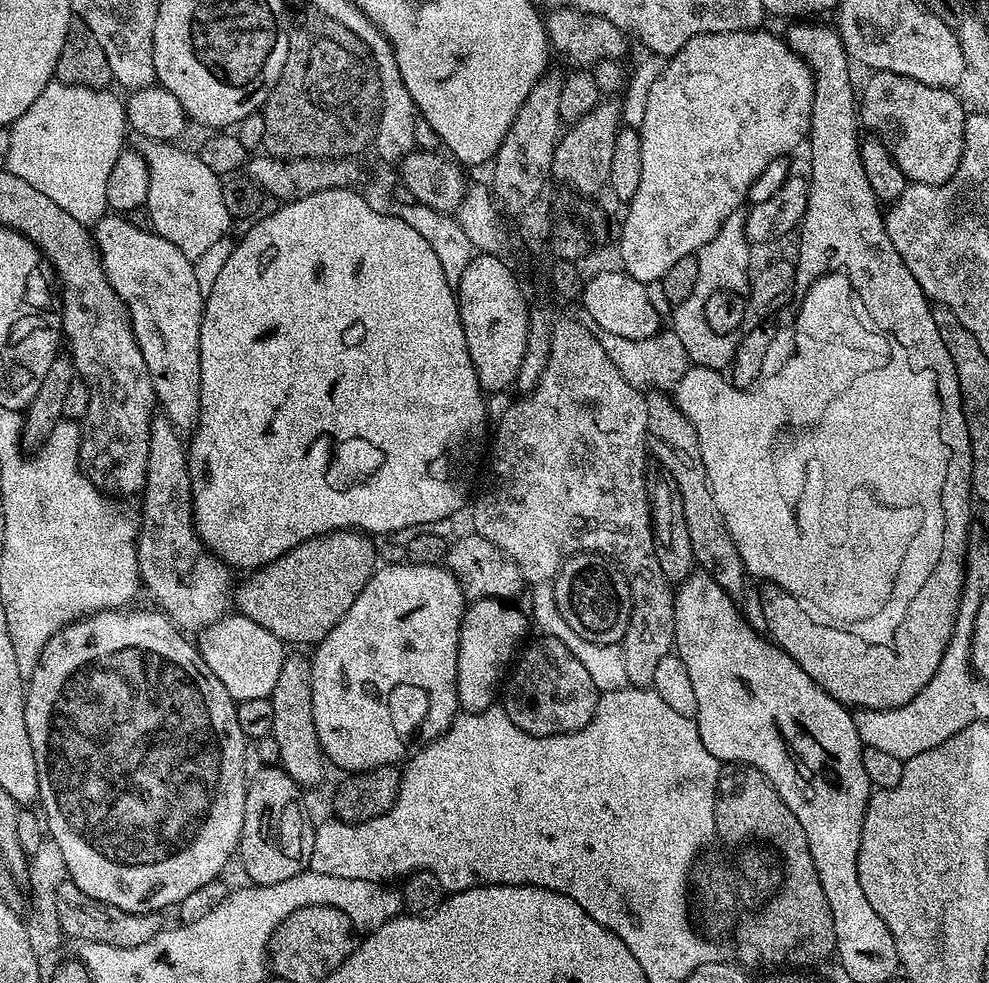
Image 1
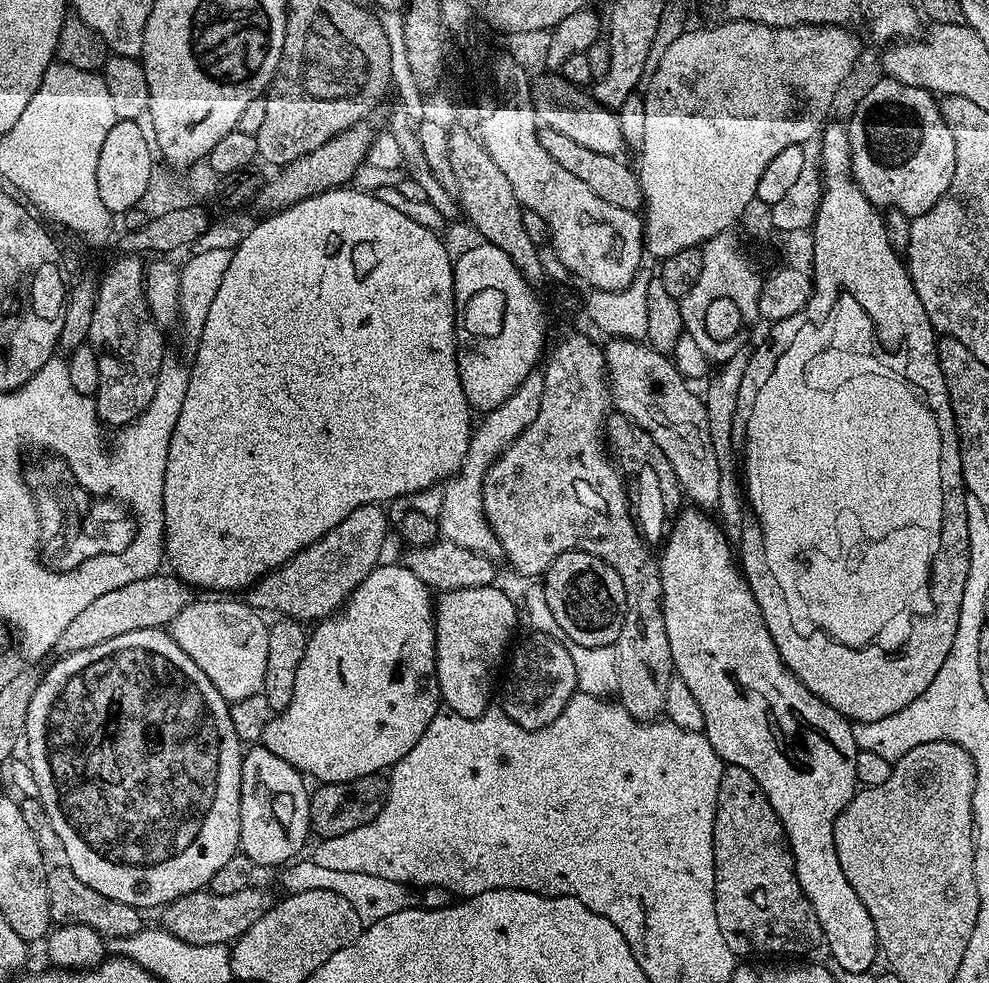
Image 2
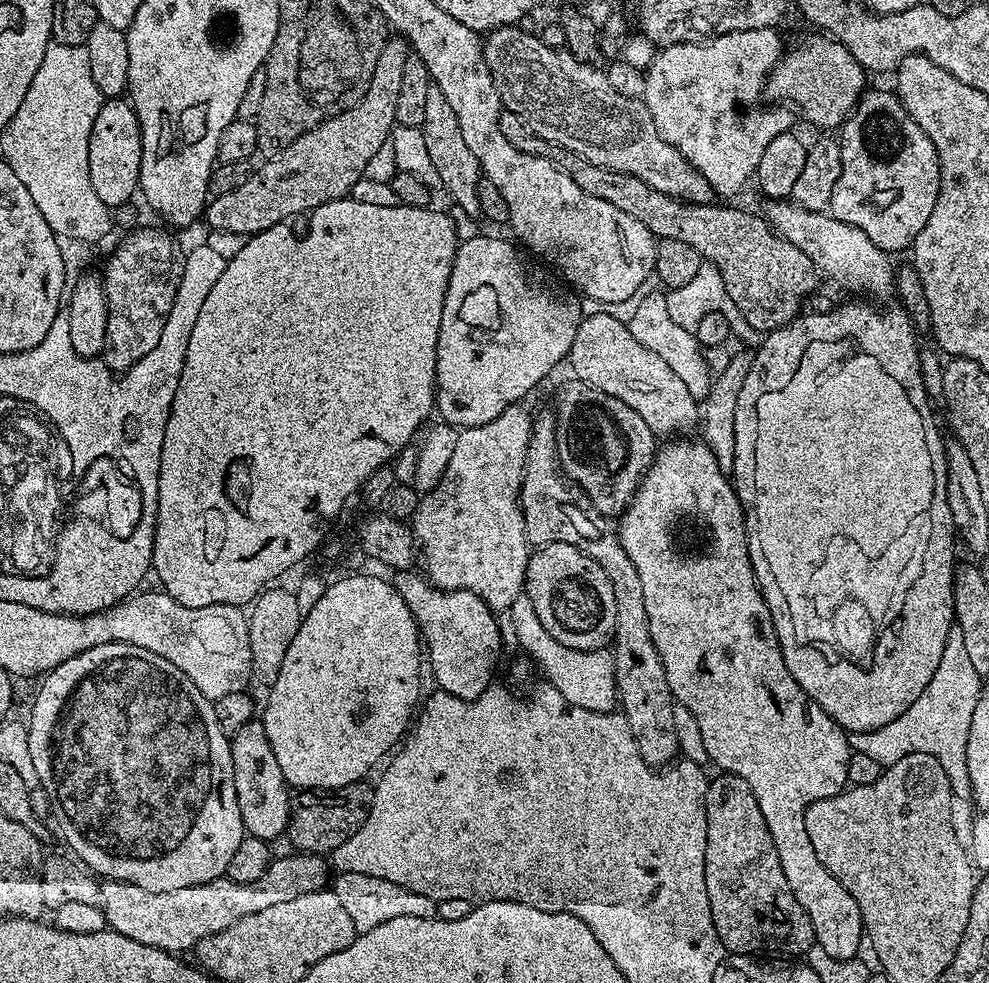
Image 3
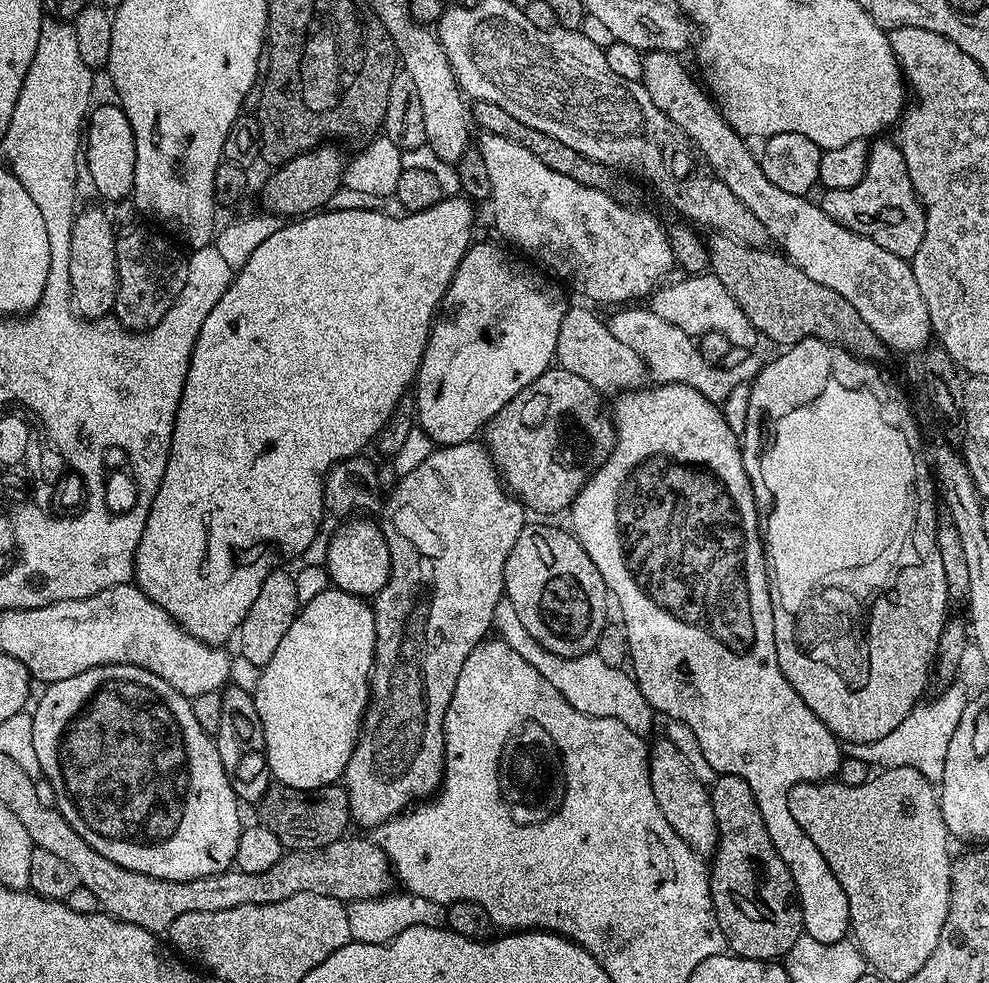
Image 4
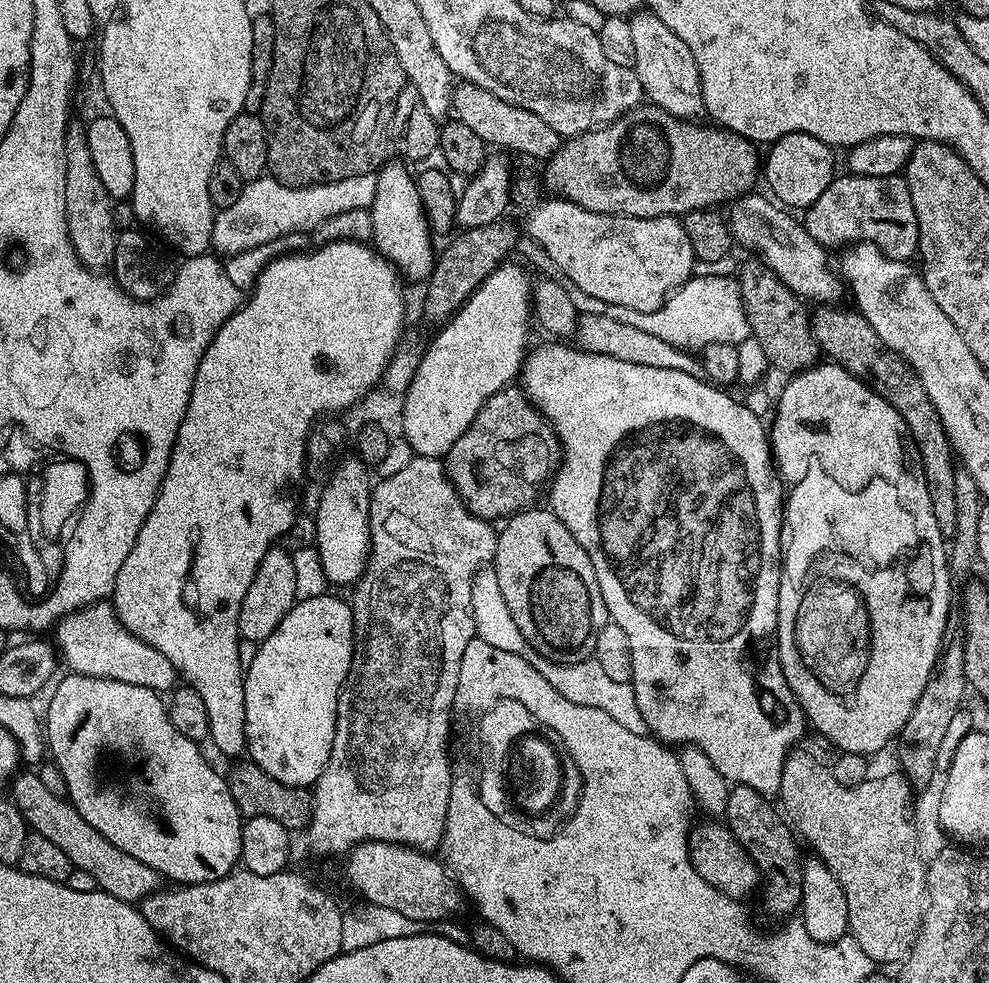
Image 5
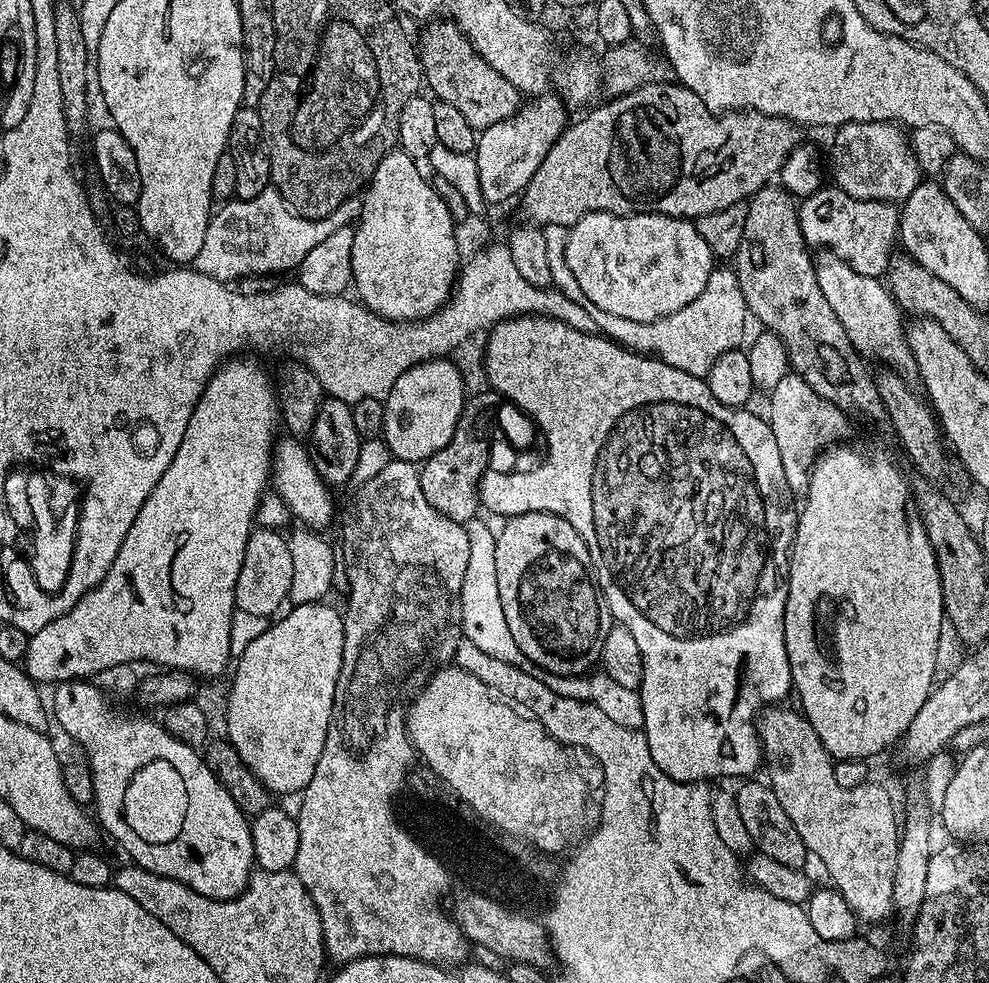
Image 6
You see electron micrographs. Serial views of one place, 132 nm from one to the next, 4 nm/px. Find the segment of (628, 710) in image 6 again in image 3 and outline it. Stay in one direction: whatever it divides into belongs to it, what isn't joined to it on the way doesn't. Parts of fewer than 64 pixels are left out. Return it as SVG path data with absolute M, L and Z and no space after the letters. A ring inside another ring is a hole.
M521 594L513 602L510 609L512 615L512 632L516 640L529 652L527 655L538 667L544 671L544 676L551 687L566 698L574 706L582 706L582 710L594 710L595 712L610 712L617 707L618 697L616 694L616 666L611 651L597 650L595 652L583 652L574 650L570 646L562 646L558 638L554 638L538 622L538 614L534 614L534 606L527 594Z

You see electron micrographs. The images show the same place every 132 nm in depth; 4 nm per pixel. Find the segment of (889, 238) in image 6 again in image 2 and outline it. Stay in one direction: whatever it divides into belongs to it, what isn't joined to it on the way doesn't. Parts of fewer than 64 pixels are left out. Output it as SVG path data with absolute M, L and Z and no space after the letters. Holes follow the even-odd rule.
M891 78L877 79L876 85L857 103L846 127L850 138L852 178L862 194L880 210L895 210L915 218L926 214L946 194L954 178L954 134L940 113L937 97L927 88L906 86Z

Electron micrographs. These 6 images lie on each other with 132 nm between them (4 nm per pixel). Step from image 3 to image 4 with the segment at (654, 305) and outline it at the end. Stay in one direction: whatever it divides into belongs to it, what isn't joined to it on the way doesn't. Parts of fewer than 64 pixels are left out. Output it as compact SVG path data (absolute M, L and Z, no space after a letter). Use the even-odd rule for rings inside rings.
M624 306L610 319L610 330L618 342L630 346L639 356L644 358L645 369L652 372L661 384L685 384L694 390L698 390L707 400L723 402L734 386L744 381L751 382L756 379L761 368L764 367L765 357L751 354L740 366L726 369L718 364L706 362L700 353L700 345L689 333L678 330L672 320L660 316L659 311L651 312L648 308L632 308L636 306Z

